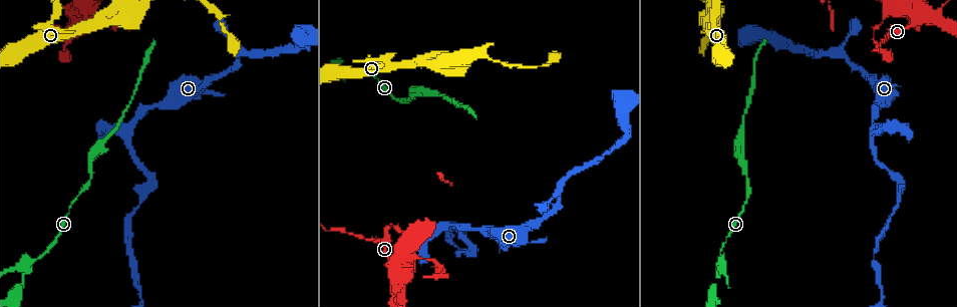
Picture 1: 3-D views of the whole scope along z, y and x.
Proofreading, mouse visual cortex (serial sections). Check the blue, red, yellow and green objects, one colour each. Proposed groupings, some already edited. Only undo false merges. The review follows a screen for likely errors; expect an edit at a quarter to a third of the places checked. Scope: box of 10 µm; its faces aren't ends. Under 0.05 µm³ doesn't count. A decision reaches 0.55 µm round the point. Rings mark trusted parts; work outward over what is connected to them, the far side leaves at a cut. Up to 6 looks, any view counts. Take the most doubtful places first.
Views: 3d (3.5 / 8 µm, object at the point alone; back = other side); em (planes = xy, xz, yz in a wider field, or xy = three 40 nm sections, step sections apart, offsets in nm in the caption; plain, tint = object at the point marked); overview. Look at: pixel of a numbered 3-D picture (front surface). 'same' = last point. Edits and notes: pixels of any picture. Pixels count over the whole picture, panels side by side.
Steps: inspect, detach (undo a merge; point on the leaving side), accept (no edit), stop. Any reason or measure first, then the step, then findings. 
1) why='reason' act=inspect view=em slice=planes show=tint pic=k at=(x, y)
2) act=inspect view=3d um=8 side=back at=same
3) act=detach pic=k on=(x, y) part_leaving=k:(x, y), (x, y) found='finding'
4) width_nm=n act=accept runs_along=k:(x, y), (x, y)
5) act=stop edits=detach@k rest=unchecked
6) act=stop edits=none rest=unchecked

act=inspect view=3d um=3.5 pic=1 at=(447, 273)

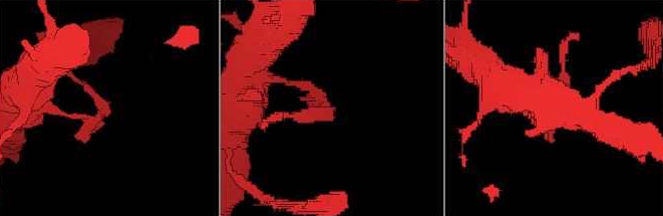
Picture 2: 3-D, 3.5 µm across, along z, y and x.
why='need the tissue' act=inspect view=em slice=xy step=5 show=tint pic=2 at=(331, 111)

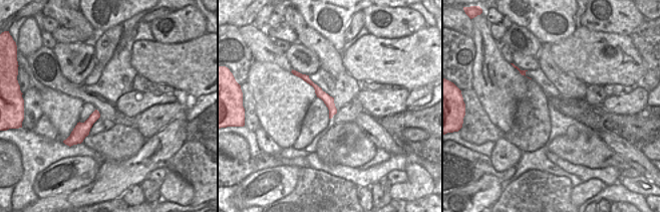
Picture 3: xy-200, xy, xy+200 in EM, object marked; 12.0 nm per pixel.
why='another direction' act=inspect view=em slice=planes show=tint at=same

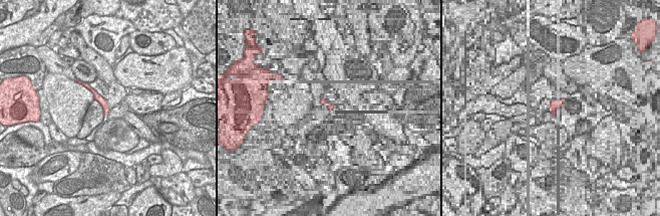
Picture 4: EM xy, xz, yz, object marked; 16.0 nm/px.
width_nm=130 act=accept runs_along=2:(527, 113), (555, 110), (565, 63) found='all the same cell'

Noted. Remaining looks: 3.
act=inspect view=3d um=3.5 pic=1 at=(559, 195)

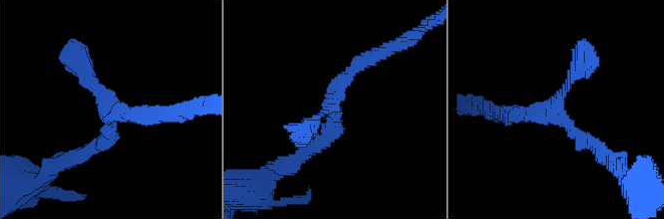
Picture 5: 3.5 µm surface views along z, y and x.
act=inspect view=em slice=planes show=tint pic=5 at=(333, 107)

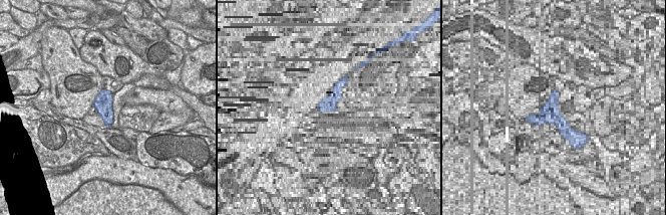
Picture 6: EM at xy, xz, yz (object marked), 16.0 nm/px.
act=inspect view=em slice=xy step=1 show=tint at=same

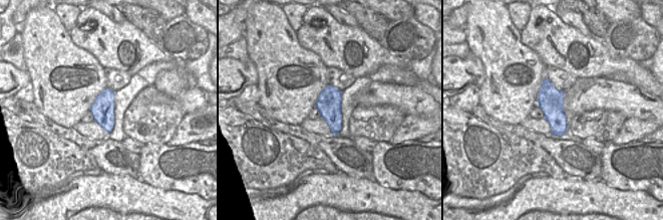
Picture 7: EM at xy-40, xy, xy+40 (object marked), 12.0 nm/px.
arms=3 act=accept runs_along=5:(312, 149), (339, 84), (373, 59) found='all the same cell'

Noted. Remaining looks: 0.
act=stop edits=none rest=unchecked

